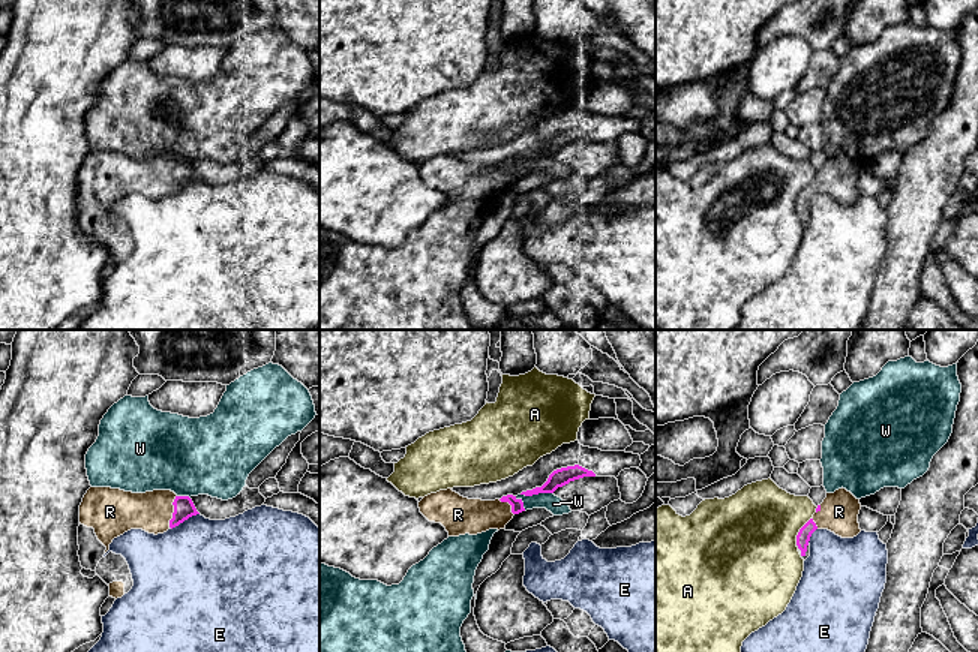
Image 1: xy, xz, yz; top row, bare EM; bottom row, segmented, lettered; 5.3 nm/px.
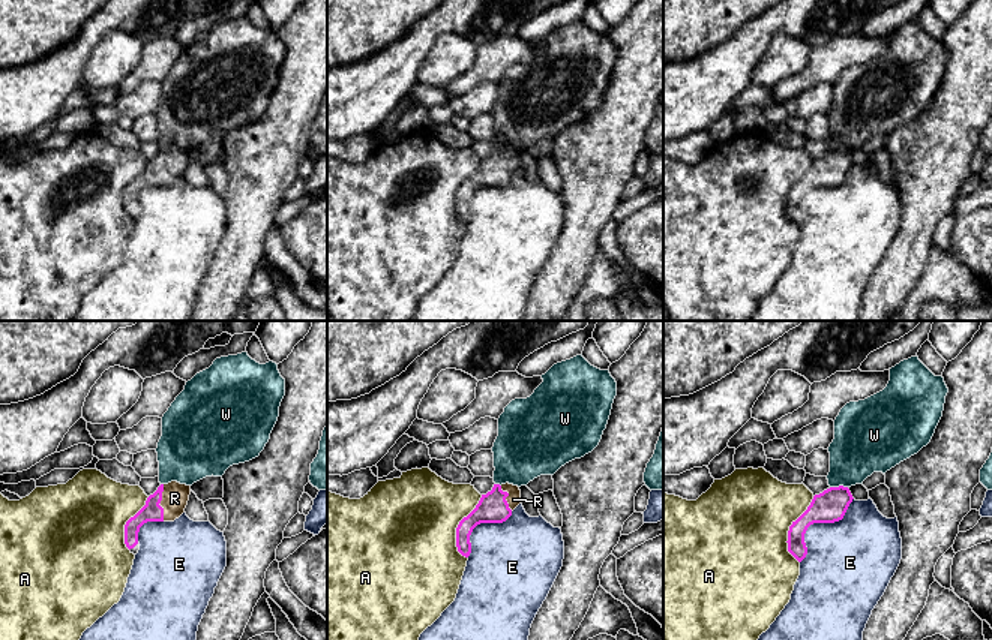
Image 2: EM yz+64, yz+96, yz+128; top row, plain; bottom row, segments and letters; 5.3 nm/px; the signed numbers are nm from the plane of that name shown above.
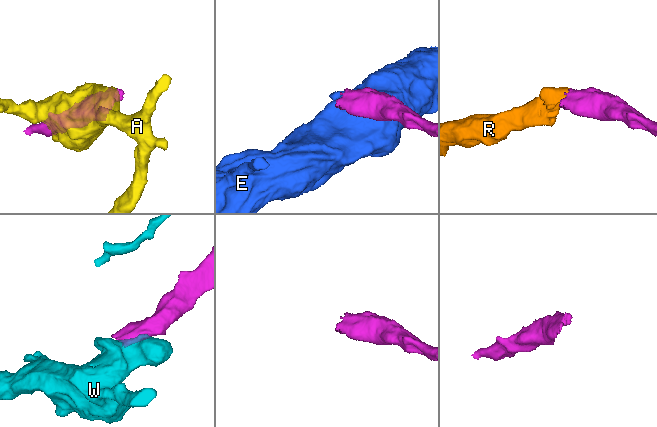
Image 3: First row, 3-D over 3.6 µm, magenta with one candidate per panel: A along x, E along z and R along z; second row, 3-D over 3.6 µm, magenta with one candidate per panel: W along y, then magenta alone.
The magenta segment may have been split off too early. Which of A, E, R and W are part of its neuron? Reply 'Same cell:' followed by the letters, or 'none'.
Same cell: R

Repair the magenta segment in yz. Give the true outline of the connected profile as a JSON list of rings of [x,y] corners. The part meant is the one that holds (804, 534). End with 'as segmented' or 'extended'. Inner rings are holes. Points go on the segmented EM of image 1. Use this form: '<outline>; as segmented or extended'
[[[842,487],[834,493],[826,493],[826,498],[818,505],[813,517],[796,535],[796,546],[801,550],[801,556],[806,556],[810,537],[816,529],[828,529],[842,538],[856,537],[861,532],[858,523],[860,510],[860,499],[846,489]]]; extended

